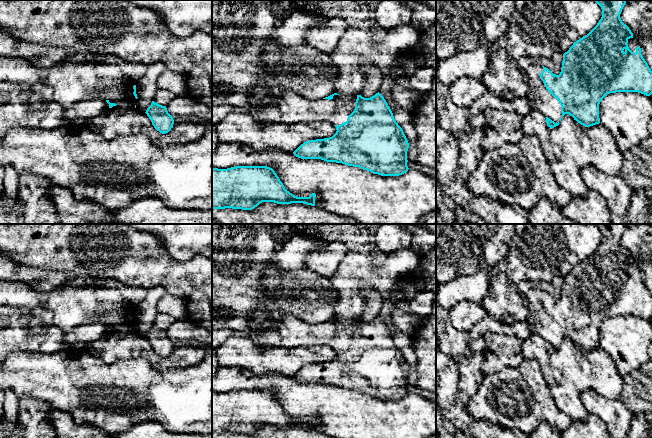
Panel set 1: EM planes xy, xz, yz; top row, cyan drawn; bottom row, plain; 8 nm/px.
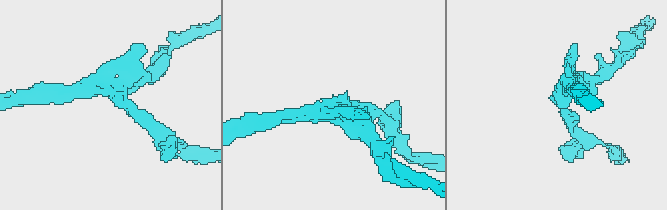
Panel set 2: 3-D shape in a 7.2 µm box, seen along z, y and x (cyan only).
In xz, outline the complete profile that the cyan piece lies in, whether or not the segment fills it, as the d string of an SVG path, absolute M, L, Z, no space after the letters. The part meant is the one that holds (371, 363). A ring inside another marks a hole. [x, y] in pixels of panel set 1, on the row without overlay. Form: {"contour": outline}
{"contour": "M281 313L278 330L282 347L323 345L332 347L337 354L332 361L304 366L293 376L296 381L342 387L381 400L399 400L408 395L408 364L379 316L370 322L334 317L323 323L308 323L303 317Z"}

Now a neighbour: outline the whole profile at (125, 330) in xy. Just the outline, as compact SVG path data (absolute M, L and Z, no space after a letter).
M136 325L133 326L119 326L117 327L116 330L113 330L112 333L115 334L130 334L130 333L134 333L136 329Z

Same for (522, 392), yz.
M524 359L518 367L506 367L497 374L486 375L478 392L466 406L469 413L479 420L488 421L505 428L521 430L528 435L541 421L548 422L551 428L559 433L566 430L573 421L569 415L557 407L541 367L535 359Z

